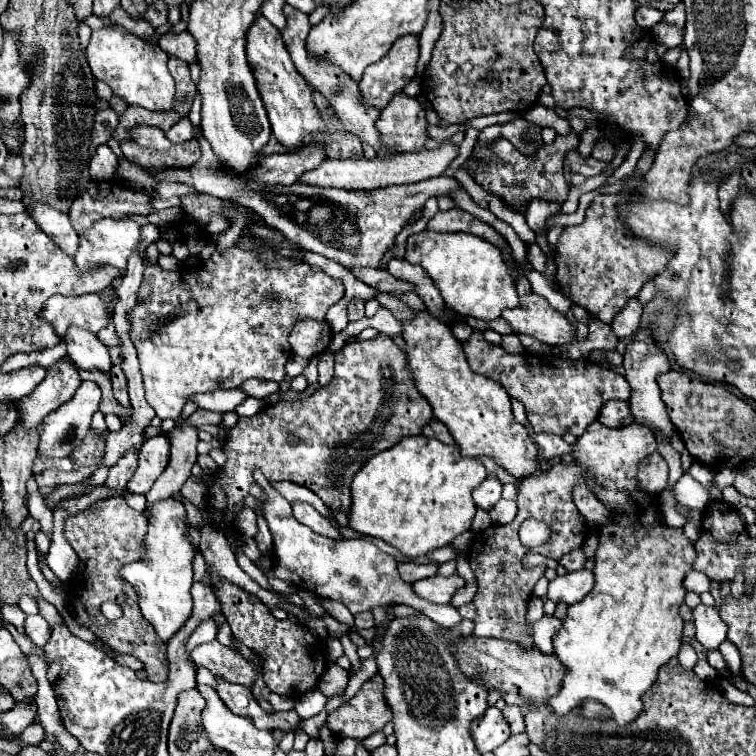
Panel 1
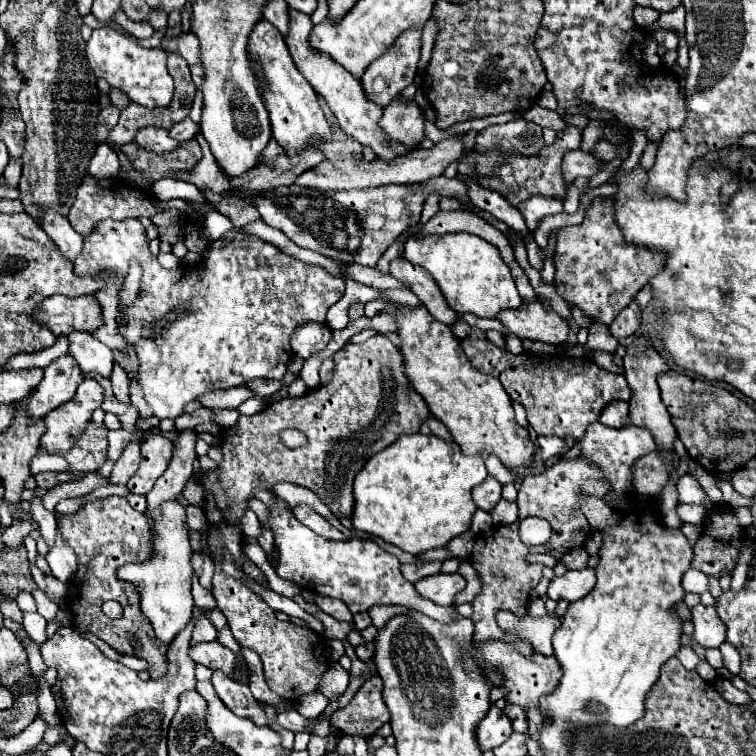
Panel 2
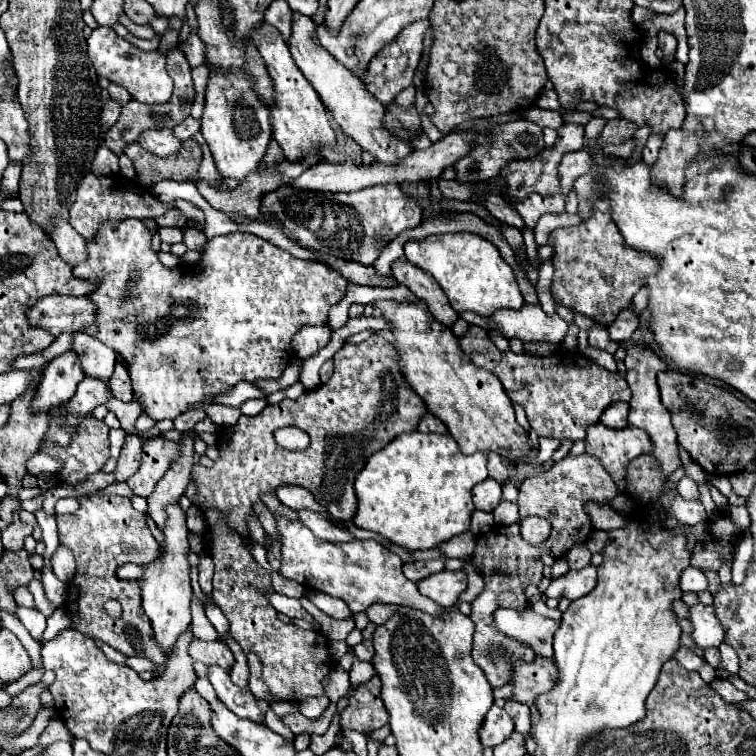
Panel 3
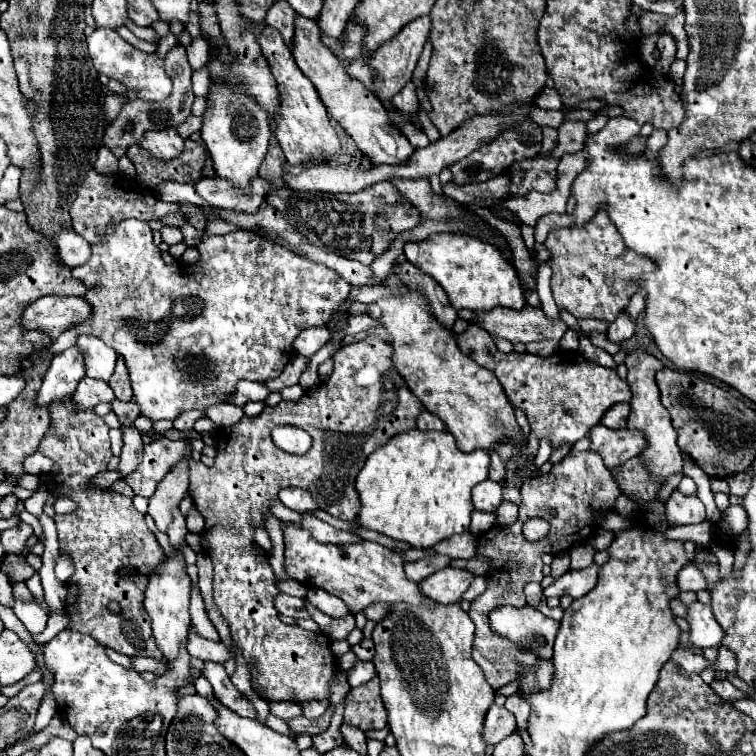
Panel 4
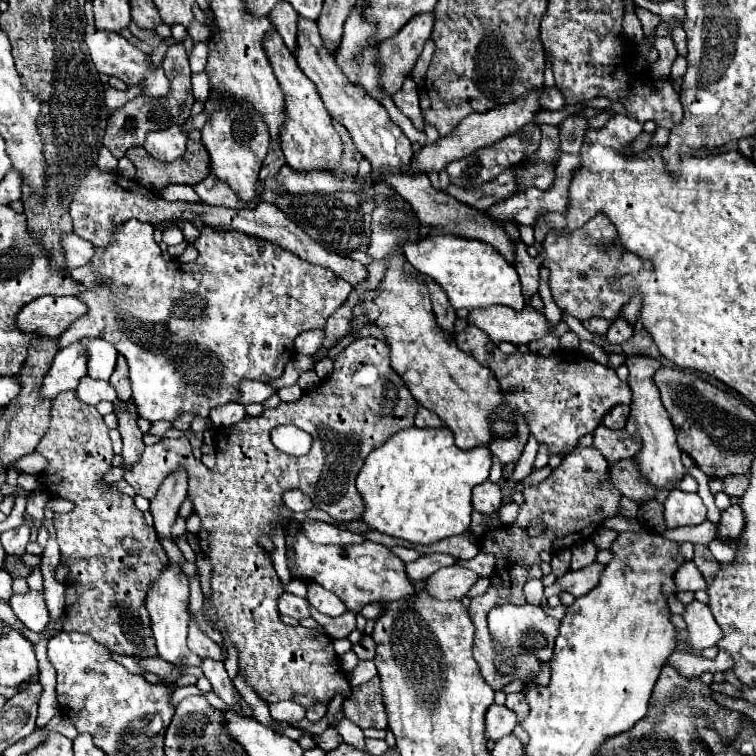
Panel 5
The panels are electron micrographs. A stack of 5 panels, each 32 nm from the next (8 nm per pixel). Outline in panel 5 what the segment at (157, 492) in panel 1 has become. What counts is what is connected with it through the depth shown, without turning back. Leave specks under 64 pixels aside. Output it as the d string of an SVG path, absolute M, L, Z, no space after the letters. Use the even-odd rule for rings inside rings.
M176 470L170 474L154 500L150 500L150 512L154 516L154 528L160 536L172 538L172 524L176 522L178 508L186 500L186 490L188 490L188 476L184 470Z

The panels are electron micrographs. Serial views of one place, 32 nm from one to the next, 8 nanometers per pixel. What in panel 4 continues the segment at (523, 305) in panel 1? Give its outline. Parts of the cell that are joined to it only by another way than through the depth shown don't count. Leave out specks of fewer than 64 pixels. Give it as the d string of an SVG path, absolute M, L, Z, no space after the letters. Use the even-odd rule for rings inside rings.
M528 304L522 310L496 306L488 312L474 312L474 322L494 338L522 344L544 338L560 340L568 330L568 326L560 318L548 320L540 308Z

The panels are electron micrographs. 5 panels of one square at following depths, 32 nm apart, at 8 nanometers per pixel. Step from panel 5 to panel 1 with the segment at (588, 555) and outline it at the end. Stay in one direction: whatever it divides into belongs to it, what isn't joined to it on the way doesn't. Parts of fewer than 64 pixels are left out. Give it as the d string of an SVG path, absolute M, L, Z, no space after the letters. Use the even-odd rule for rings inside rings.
M582 548L572 550L572 552L568 552L568 554L560 560L560 564L562 564L568 572L570 572L570 570L582 570L584 564L586 564L586 554L584 554Z

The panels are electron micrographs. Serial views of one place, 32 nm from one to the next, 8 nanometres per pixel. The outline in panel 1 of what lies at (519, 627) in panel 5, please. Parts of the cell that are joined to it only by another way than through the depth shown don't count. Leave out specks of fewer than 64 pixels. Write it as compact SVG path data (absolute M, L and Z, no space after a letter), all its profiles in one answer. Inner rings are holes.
M544 616L536 622L526 622L526 632L534 638L534 648L544 654L554 654L552 650L552 636L560 630L562 622L554 616Z

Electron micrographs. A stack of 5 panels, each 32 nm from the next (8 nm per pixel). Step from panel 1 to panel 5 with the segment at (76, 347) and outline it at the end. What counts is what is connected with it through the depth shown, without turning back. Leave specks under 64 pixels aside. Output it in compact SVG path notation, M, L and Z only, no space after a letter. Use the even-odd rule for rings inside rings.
M84 338L82 342L88 354L88 376L98 380L108 380L116 364L118 356L116 348L112 348L112 344L106 344L106 340L96 340L96 338Z

